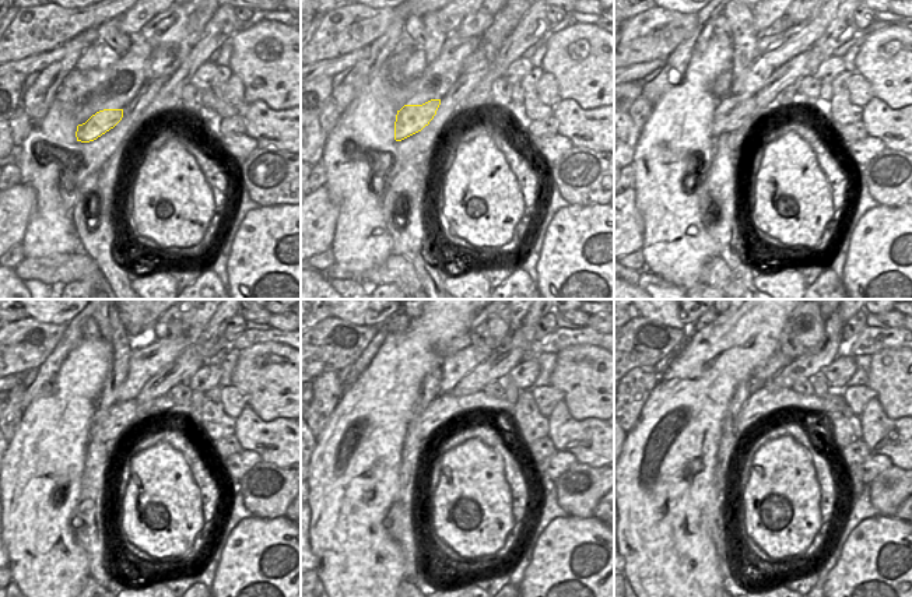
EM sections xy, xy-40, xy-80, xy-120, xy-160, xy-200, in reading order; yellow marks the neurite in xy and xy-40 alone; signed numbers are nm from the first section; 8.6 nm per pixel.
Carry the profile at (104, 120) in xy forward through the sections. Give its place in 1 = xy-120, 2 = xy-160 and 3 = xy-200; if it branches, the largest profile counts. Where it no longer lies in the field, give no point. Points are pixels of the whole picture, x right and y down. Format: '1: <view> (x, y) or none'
1: xy-120 (108, 422)
2: xy-160 (445, 408)
3: xy-200 (763, 403)

